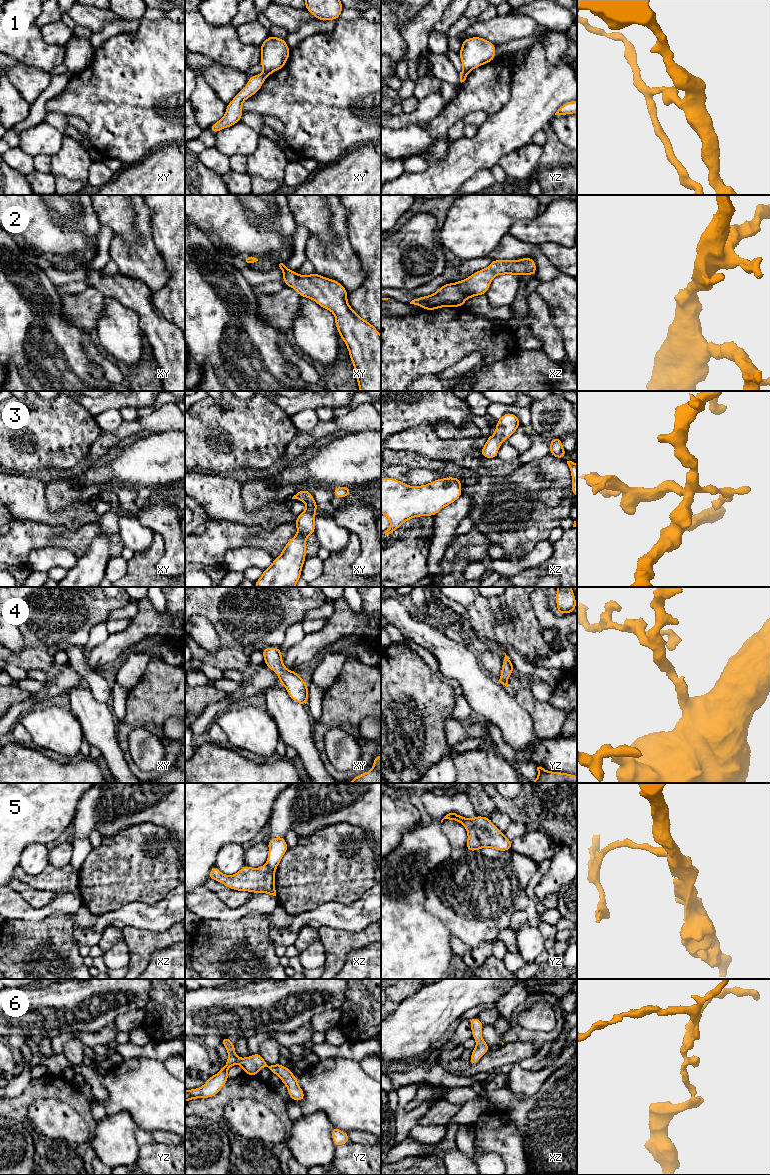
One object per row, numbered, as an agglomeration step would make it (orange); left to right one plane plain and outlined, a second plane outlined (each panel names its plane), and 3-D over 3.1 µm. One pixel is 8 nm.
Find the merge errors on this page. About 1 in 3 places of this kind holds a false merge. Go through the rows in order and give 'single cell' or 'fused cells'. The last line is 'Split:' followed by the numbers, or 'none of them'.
1: fused cells
2: single cell
3: single cell
4: single cell
5: fused cells
6: single cell
Split: 1, 5

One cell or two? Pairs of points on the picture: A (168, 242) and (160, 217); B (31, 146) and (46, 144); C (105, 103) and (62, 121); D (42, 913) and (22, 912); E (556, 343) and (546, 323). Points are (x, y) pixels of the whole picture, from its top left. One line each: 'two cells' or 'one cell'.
A: one cell
B: one cell
C: two cells
D: one cell
E: one cell

